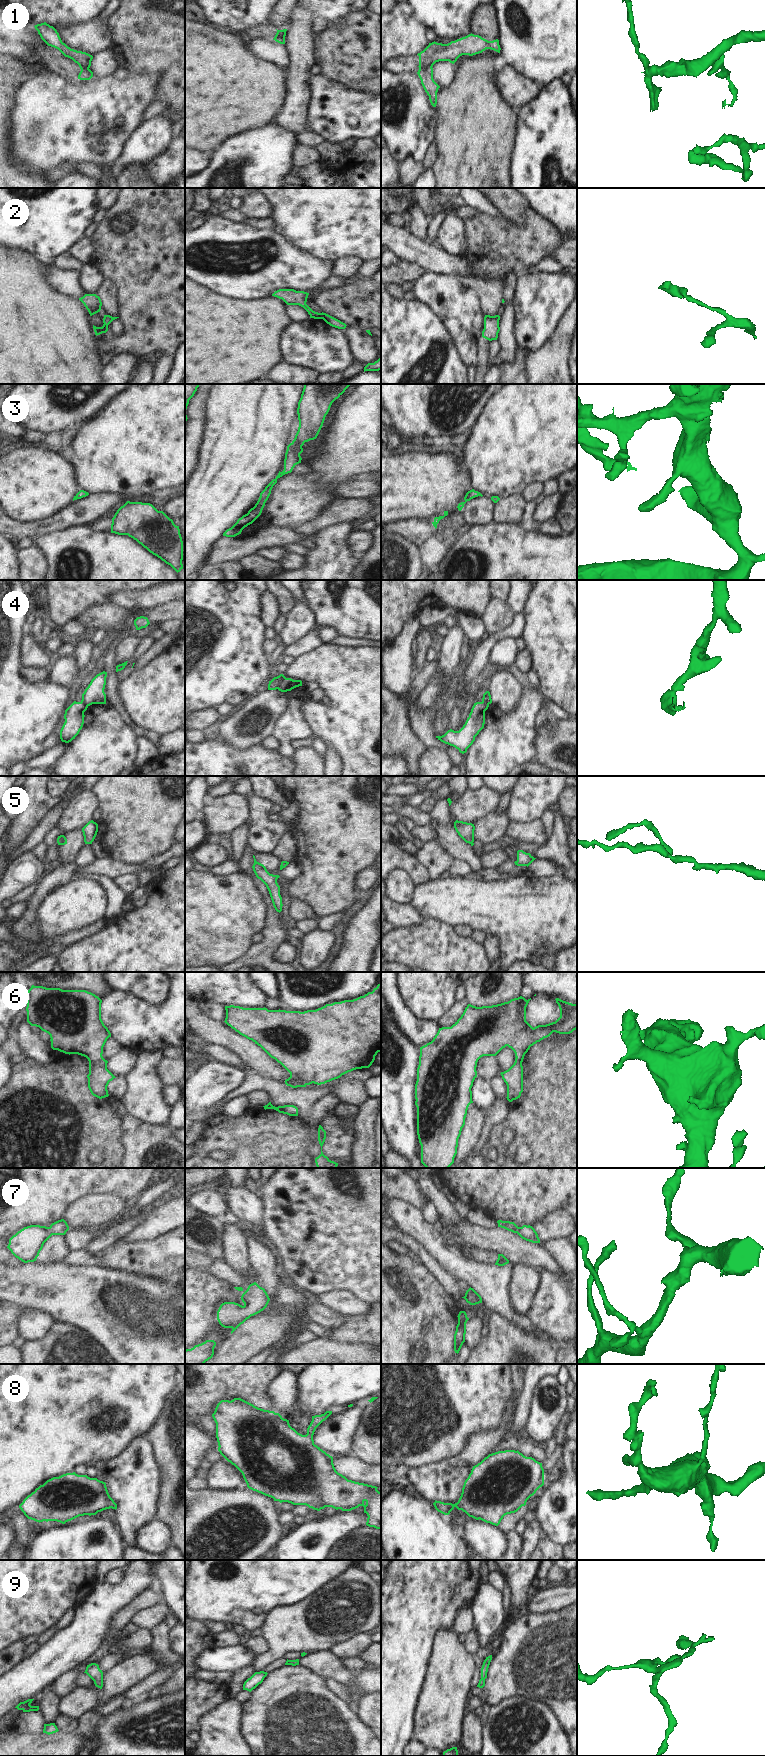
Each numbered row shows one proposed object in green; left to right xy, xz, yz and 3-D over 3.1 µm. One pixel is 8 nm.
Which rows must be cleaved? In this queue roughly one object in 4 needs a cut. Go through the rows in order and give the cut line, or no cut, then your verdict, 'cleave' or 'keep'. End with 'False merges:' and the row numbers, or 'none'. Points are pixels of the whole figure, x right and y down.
1: yz (431, 66), (419, 69) | cleave
2: no cut | keep
3: no cut | keep
4: xz (285, 677), (276, 688) | cleave
5: no cut | keep
6: no cut | keep
7: no cut | keep
8: no cut | keep
9: no cut | keep
False merges: 1, 4

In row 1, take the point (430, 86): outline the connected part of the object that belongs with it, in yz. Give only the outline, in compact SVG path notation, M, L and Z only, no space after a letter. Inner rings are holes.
M428 67L426 69L419 69L417 72L421 84L429 96L430 103L433 107L437 104L437 92L440 86L433 79L433 68Z

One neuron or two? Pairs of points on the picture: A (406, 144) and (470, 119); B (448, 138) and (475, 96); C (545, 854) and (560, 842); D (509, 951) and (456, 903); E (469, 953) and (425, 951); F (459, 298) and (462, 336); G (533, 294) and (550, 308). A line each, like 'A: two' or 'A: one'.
A: two
B: one
C: one
D: one
E: one
F: one
G: one

